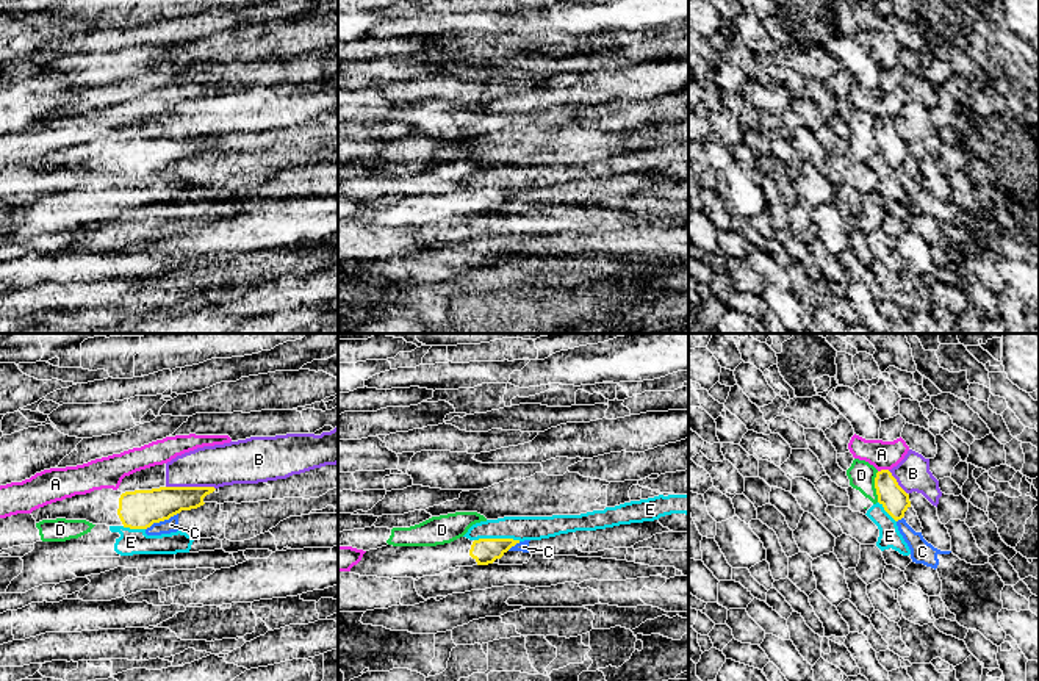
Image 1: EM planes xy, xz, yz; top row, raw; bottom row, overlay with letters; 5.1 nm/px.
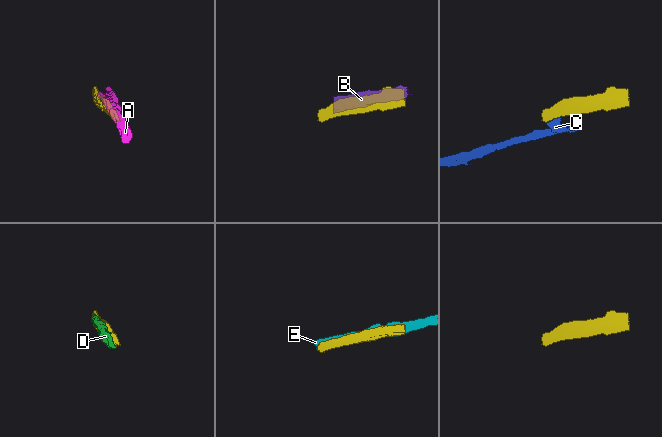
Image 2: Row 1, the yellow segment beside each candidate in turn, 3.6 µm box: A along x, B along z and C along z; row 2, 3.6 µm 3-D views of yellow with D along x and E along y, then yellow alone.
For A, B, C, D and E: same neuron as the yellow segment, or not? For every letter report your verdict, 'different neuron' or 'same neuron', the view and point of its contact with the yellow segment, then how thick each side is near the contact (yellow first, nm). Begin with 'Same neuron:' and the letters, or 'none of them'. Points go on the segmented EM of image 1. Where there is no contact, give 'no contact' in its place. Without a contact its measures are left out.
Same neuron: none of them
A: different neuron; meets yellow in yz at (883, 470); 140 nm thick on the yellow side, 140 nm on the other
B: different neuron; meets yellow in xy at (191, 487); 180 nm thick on the yellow side, 220 nm on the other
C: different neuron; meets yellow in xy at (161, 520); 200 nm thick on the yellow side, 70 nm on the other
D: different neuron; meets yellow in yz at (875, 487); 140 nm thick on the yellow side, 140 nm on the other
E: different neuron; meets yellow in xz at (498, 539); 130 nm thick on the yellow side, 130 nm on the other

